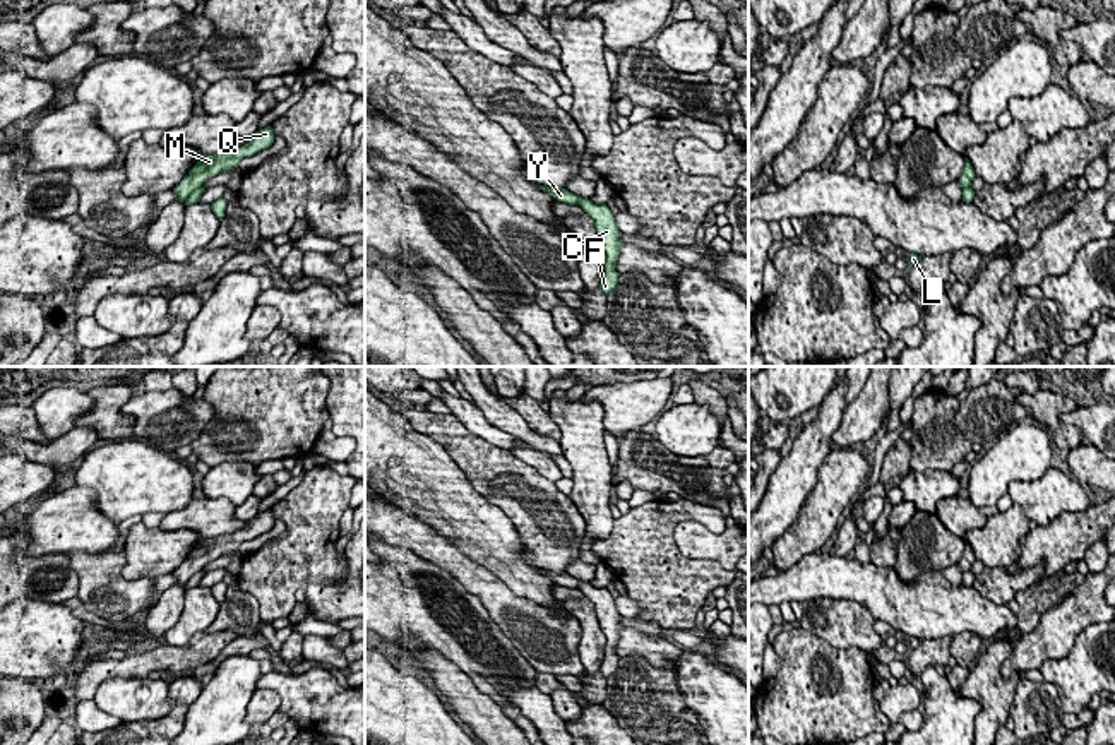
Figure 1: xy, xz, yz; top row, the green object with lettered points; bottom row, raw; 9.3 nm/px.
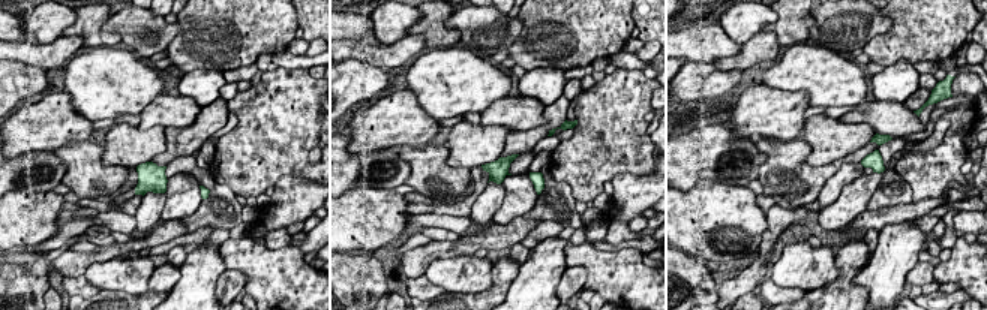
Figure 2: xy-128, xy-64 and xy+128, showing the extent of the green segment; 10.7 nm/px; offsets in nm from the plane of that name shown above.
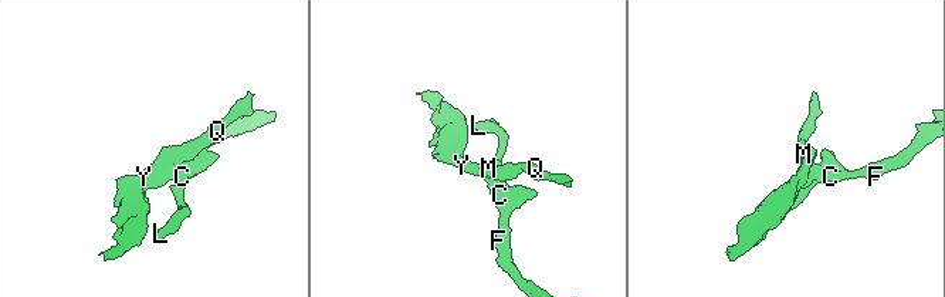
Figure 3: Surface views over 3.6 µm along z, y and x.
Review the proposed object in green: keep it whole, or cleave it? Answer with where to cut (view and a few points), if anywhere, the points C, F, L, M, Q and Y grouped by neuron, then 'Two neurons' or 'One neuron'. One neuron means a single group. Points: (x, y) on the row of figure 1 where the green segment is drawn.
Split along xy (201, 185), (184, 199). Groups: C F L / M Q Y. Two neurons

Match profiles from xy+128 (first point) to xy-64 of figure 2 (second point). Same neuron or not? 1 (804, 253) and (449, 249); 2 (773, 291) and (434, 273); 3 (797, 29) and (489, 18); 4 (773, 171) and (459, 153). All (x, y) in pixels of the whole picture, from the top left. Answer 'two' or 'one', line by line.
1: two
2: two
3: two
4: two

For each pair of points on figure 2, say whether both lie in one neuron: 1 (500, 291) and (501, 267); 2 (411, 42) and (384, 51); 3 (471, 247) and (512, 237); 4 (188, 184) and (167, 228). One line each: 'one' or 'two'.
1: one
2: one
3: one
4: two

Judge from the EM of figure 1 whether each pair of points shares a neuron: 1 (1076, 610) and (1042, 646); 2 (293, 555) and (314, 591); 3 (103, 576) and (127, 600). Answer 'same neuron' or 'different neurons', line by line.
1: same neuron
2: different neurons
3: same neuron

